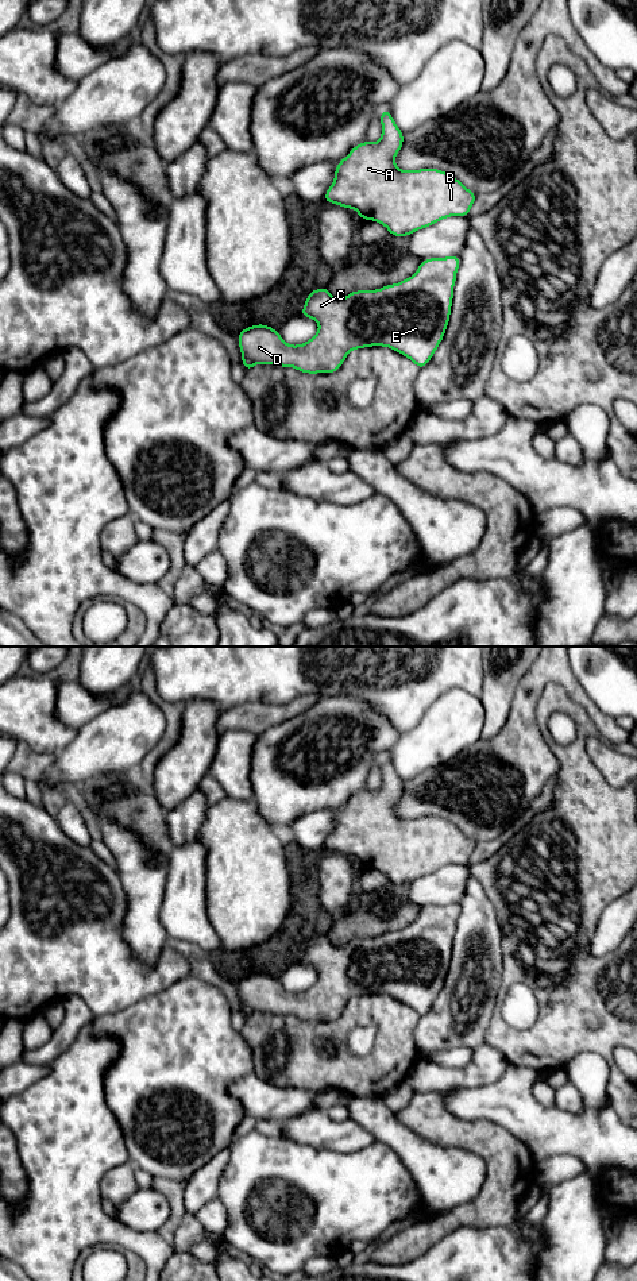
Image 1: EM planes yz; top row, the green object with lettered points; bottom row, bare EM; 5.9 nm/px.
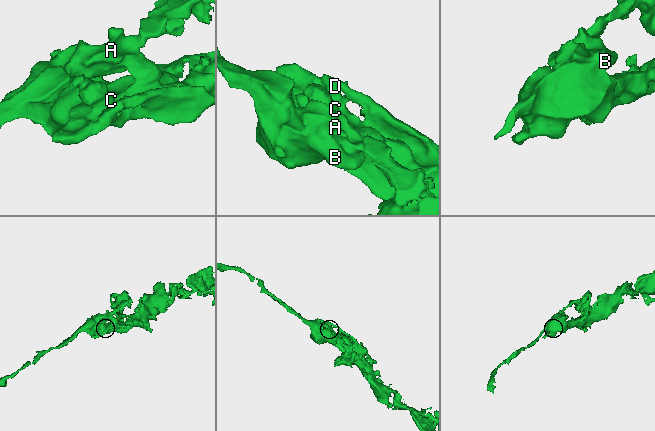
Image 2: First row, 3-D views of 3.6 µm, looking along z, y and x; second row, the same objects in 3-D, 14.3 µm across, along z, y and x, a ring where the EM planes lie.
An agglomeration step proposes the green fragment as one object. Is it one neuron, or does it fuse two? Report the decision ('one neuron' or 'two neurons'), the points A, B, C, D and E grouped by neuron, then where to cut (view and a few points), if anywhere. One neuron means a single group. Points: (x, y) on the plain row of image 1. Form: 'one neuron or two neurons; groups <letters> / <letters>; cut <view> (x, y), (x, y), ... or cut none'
one neuron; groups A B C D E; cut none

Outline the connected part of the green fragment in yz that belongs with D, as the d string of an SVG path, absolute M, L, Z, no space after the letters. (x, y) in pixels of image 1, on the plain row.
M459 903L428 906L421 908L412 925L398 931L375 938L355 938L340 948L335 948L328 935L312 938L300 962L318 971L317 981L308 989L293 993L266 972L247 975L238 981L242 1011L247 1019L260 1011L294 1015L306 1022L332 1022L343 1014L352 998L382 993L424 1016L445 983L459 912Z

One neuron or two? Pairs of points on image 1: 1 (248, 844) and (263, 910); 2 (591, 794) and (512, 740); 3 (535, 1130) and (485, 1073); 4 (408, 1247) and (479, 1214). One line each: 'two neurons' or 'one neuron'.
1: one neuron
2: two neurons
3: two neurons
4: one neuron

